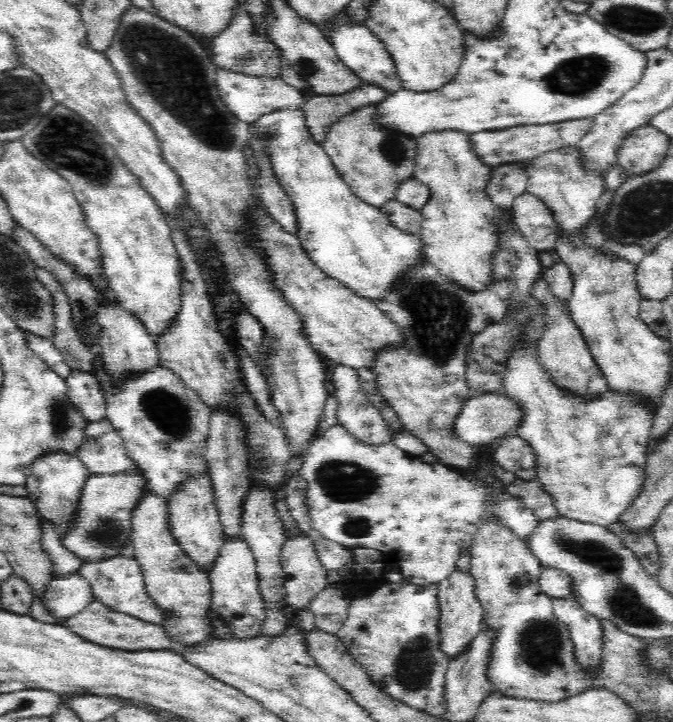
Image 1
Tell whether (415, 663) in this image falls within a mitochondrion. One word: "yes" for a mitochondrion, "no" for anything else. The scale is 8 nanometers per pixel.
yes

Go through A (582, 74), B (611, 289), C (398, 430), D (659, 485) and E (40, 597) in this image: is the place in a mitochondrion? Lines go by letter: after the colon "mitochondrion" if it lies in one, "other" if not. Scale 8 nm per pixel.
A: mitochondrion
B: other
C: other
D: other
E: other

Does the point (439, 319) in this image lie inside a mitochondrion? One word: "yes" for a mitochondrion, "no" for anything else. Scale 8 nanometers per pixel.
yes

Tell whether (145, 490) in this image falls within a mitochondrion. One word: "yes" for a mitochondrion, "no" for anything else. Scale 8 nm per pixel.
no

